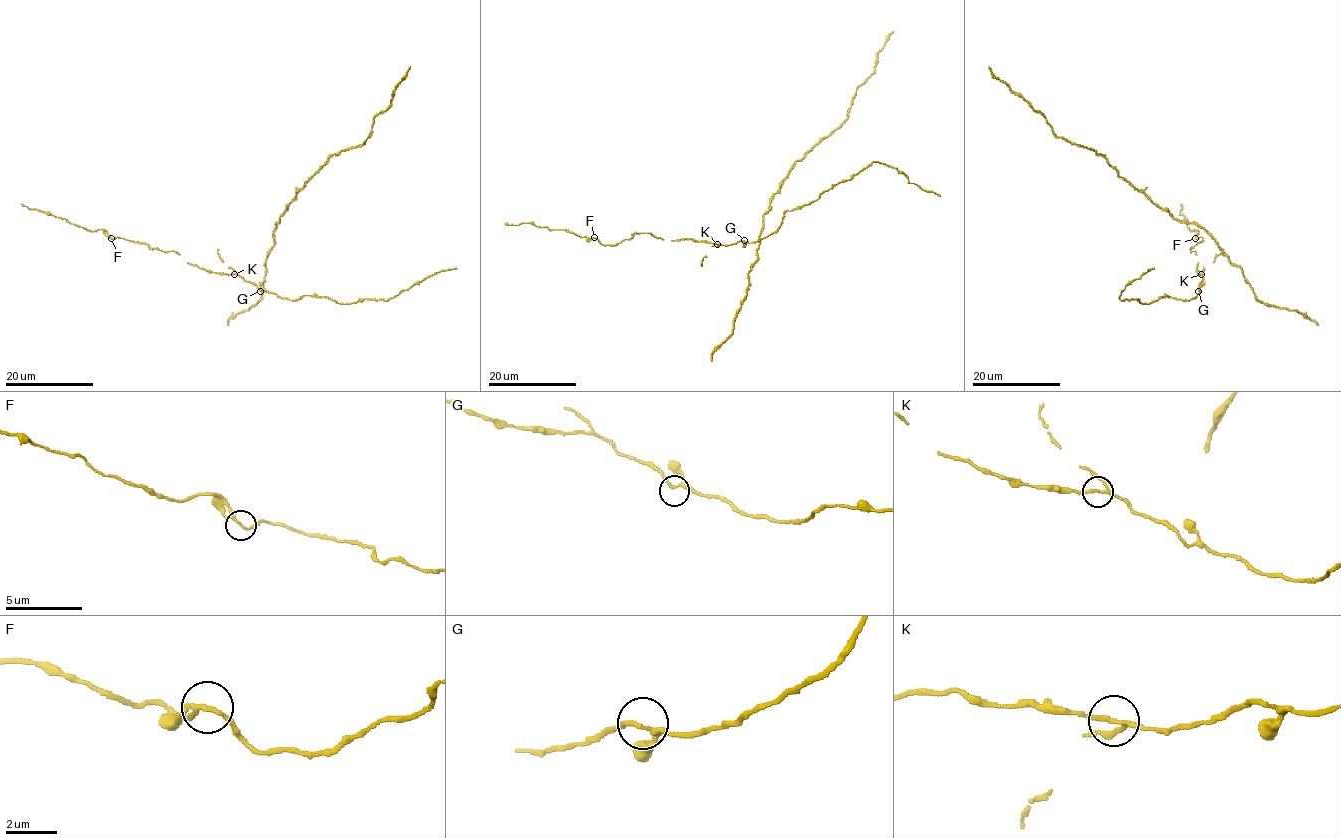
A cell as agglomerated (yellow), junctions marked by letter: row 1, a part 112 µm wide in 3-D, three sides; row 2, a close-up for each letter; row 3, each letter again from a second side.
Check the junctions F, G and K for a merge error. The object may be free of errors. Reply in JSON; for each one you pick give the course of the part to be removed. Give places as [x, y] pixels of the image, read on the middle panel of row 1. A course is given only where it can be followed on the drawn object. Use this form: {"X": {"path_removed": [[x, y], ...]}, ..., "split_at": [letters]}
{"split_at": []}

